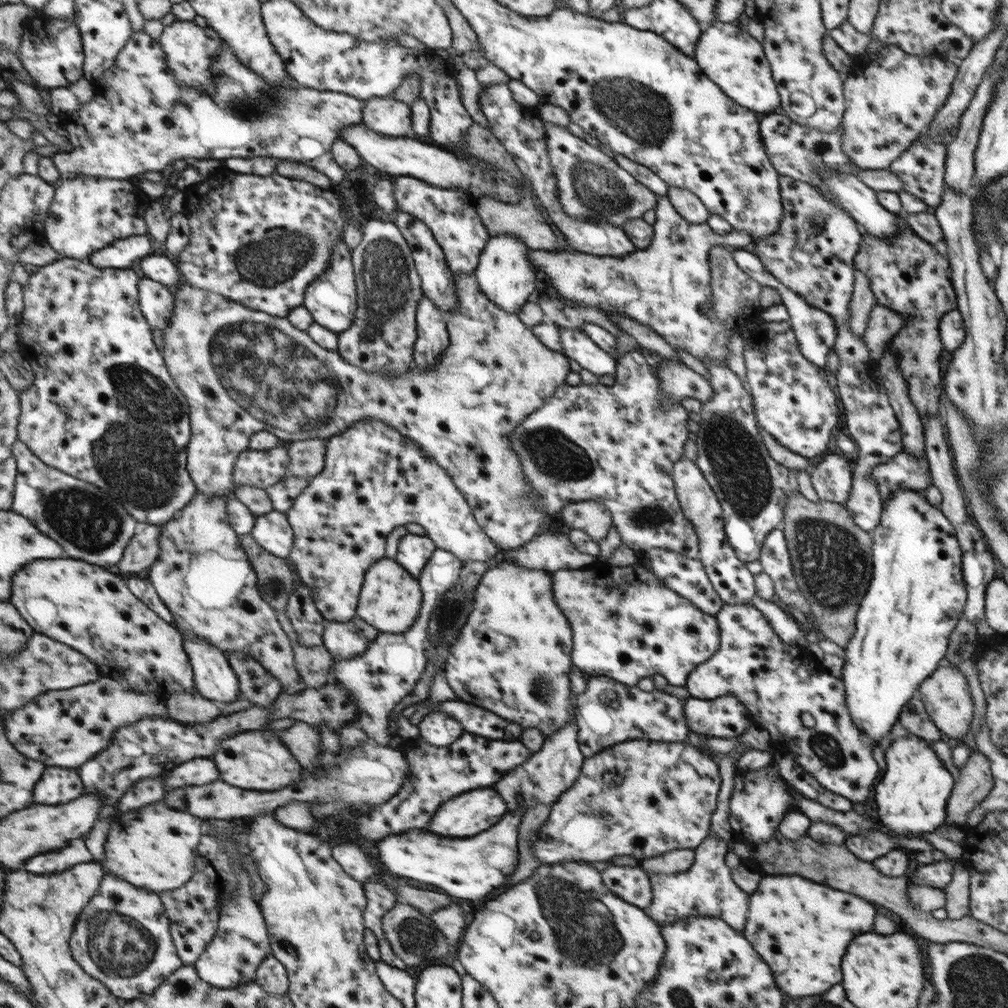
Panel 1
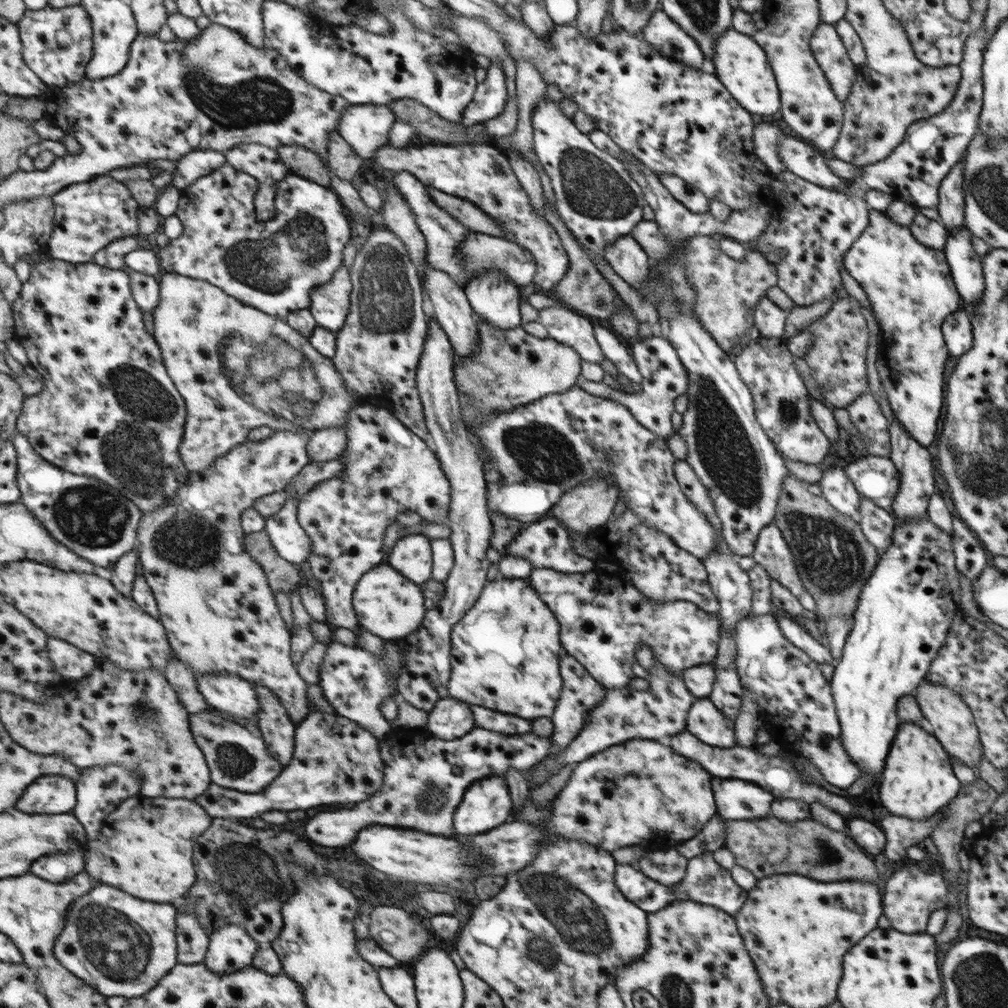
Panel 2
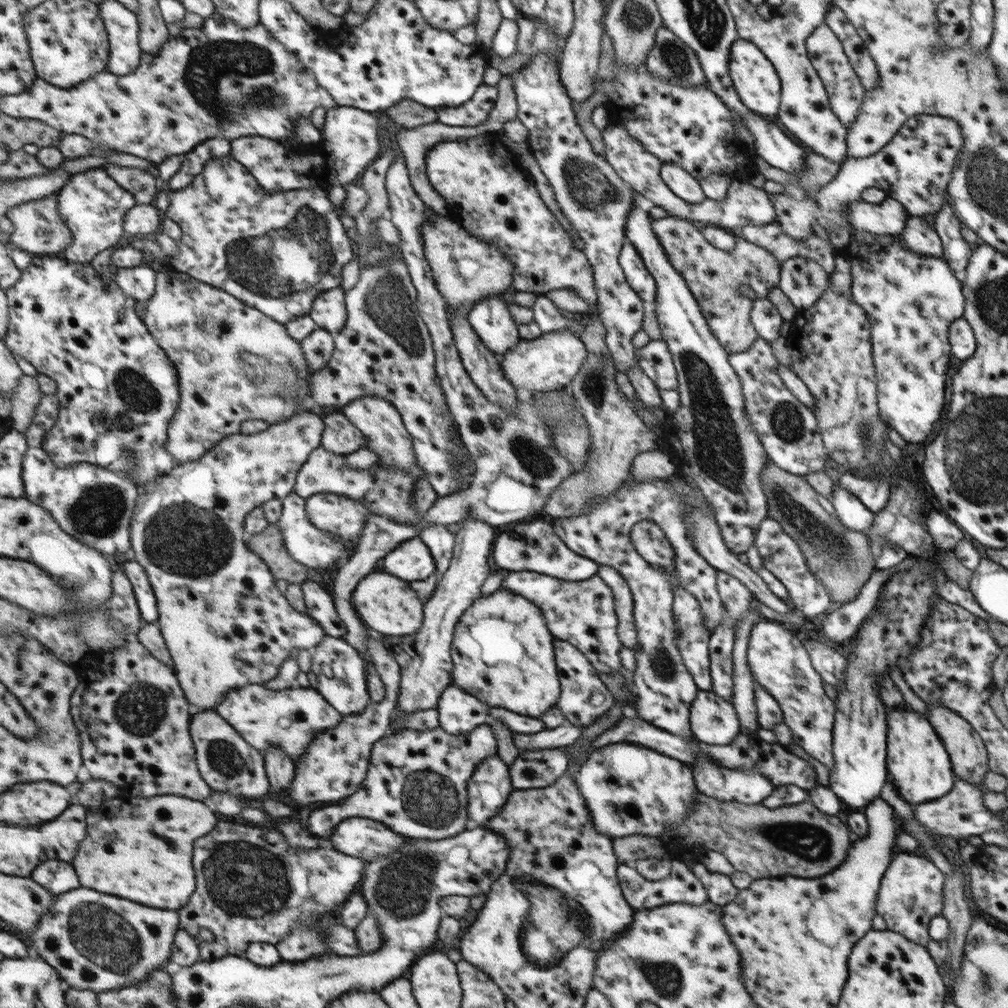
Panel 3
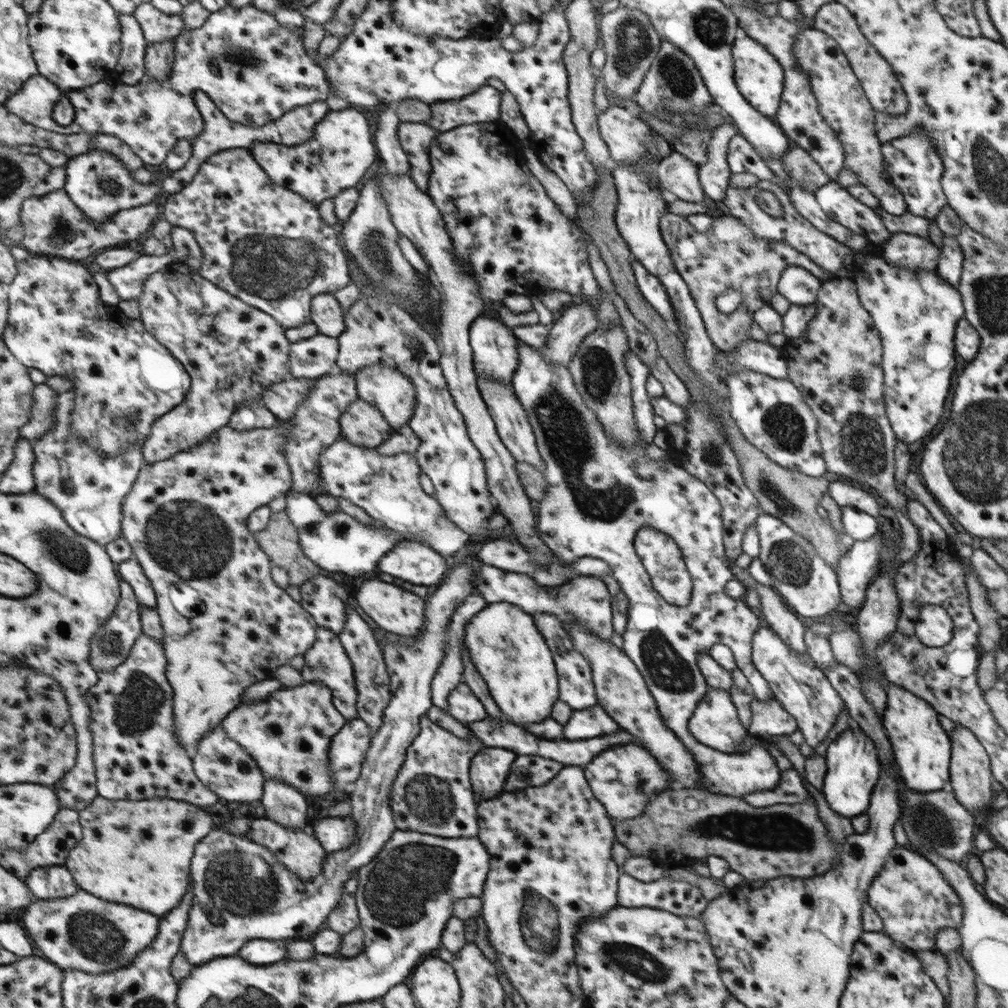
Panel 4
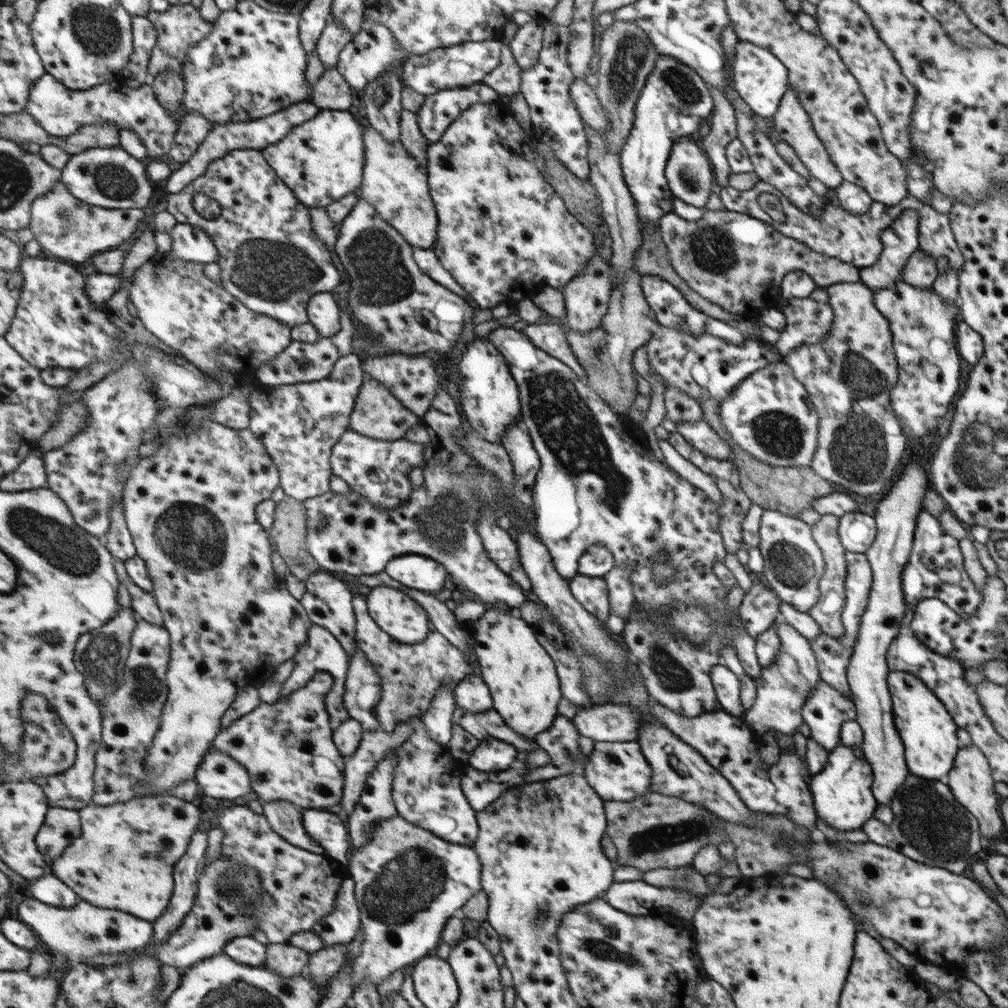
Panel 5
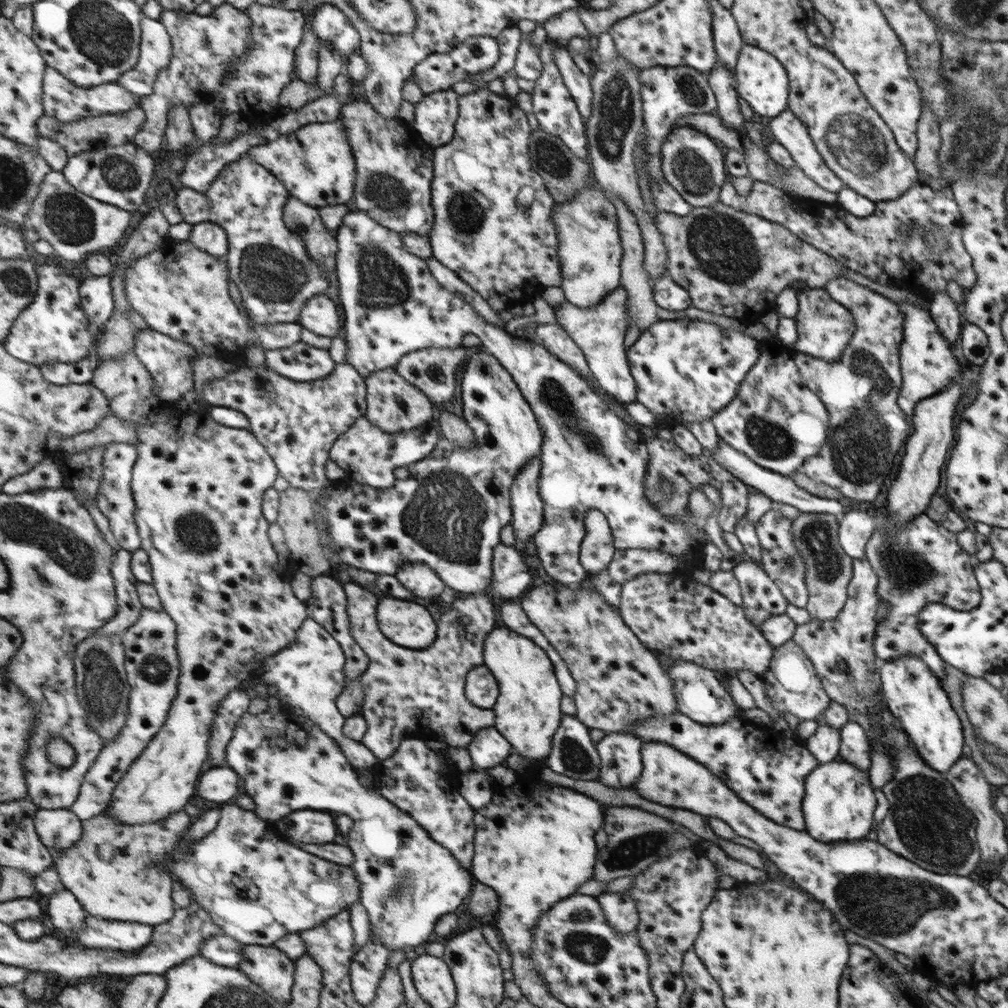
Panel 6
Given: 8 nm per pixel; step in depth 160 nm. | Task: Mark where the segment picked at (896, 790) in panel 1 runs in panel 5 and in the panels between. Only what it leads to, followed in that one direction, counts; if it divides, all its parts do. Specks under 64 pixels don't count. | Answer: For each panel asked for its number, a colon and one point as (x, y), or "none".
2: (917, 781)
3: (917, 762)
4: (921, 750)
5: (927, 730)

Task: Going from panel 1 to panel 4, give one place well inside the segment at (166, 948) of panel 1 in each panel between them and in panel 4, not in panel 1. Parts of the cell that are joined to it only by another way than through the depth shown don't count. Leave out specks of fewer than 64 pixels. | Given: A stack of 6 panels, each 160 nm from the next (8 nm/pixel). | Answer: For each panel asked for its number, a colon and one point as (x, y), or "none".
2: (122, 946)
3: (99, 942)
4: (82, 932)

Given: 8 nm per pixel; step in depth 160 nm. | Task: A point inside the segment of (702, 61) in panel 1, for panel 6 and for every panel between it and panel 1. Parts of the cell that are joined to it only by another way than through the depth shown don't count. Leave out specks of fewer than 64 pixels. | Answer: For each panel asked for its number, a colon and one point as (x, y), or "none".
2: (740, 64)
3: (754, 78)
4: (759, 77)
5: (759, 77)
6: (761, 81)

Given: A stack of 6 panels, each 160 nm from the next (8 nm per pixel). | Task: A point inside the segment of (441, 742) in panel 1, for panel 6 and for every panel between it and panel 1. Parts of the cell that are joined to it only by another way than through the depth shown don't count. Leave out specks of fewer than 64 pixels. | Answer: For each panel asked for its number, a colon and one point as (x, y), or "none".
2: (449, 718)
3: (457, 712)
4: (462, 704)
5: (471, 694)
6: (480, 688)

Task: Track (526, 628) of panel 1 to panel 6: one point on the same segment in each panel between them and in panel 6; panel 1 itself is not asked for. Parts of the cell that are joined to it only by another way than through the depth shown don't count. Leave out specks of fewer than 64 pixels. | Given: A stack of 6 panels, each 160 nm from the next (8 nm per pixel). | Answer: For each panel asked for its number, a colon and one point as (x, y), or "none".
2: (504, 651)
3: (502, 654)
4: (503, 642)
5: (521, 678)
6: (527, 710)

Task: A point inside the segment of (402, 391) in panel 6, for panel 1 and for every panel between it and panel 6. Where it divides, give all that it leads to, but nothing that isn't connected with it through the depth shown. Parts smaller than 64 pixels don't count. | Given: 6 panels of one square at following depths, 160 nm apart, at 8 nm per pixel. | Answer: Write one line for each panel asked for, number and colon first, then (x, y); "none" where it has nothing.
1: (308, 456)
2: (327, 444)
3: (341, 436)
4: (362, 424)
5: (378, 414)

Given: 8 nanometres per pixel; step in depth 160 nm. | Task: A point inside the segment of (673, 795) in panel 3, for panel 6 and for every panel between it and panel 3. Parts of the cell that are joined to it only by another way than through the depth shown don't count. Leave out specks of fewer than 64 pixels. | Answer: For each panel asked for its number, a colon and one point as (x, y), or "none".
4: (623, 778)
5: (617, 770)
6: (620, 754)

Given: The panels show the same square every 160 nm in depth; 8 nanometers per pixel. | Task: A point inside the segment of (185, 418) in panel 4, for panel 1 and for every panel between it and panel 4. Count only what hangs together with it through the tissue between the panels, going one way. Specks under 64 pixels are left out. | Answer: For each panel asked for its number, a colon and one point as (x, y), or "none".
1: (244, 371)
2: (238, 368)
3: (236, 363)

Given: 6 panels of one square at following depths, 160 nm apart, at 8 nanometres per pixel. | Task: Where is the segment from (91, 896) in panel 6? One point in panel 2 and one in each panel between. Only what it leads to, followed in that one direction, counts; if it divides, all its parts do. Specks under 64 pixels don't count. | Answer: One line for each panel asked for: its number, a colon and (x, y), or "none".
2: (147, 847)
3: (143, 849)
4: (140, 852)
5: (126, 858)

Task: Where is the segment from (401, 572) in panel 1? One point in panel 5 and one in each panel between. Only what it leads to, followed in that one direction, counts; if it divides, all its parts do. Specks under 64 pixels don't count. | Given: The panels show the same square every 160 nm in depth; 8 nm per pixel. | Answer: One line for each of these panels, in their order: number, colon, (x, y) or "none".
2: (390, 606)
3: (386, 604)
4: (395, 610)
5: (397, 615)

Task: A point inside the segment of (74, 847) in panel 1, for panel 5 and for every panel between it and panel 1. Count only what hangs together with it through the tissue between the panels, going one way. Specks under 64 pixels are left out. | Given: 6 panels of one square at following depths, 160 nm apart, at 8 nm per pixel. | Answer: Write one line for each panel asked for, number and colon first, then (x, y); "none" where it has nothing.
2: (61, 867)
3: (57, 876)
4: (50, 882)
5: (50, 889)

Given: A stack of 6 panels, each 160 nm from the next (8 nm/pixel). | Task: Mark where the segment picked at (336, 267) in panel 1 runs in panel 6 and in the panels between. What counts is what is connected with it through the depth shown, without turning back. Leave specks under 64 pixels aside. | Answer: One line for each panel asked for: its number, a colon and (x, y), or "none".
2: (331, 303)
3: (330, 310)
4: (327, 313)
5: (324, 312)
6: (319, 314)

